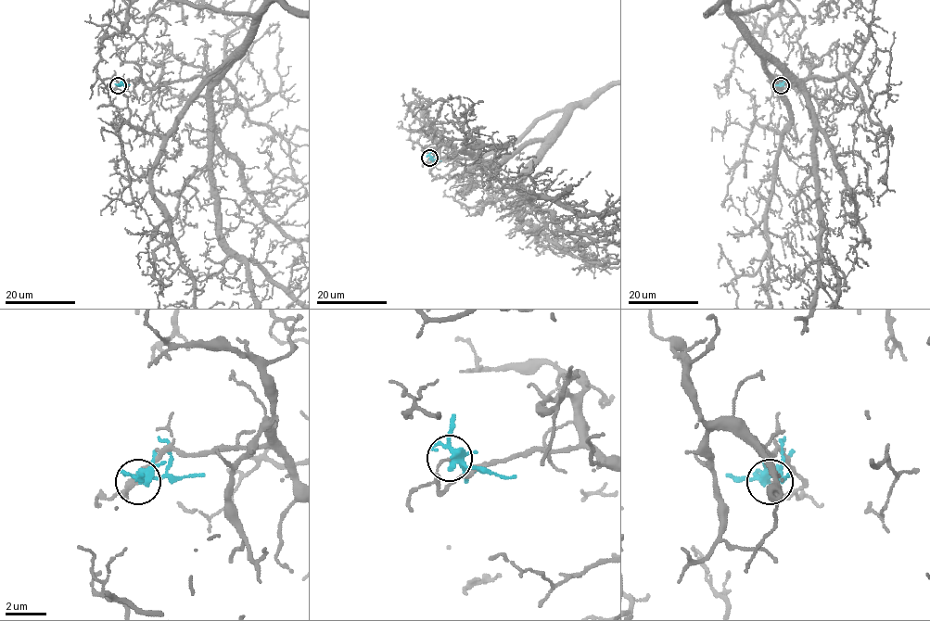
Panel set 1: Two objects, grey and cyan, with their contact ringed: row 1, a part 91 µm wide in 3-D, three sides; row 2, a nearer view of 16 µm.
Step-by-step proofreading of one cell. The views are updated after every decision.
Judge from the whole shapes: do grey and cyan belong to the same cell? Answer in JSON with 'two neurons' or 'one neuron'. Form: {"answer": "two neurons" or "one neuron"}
{"answer": "two neurons"}

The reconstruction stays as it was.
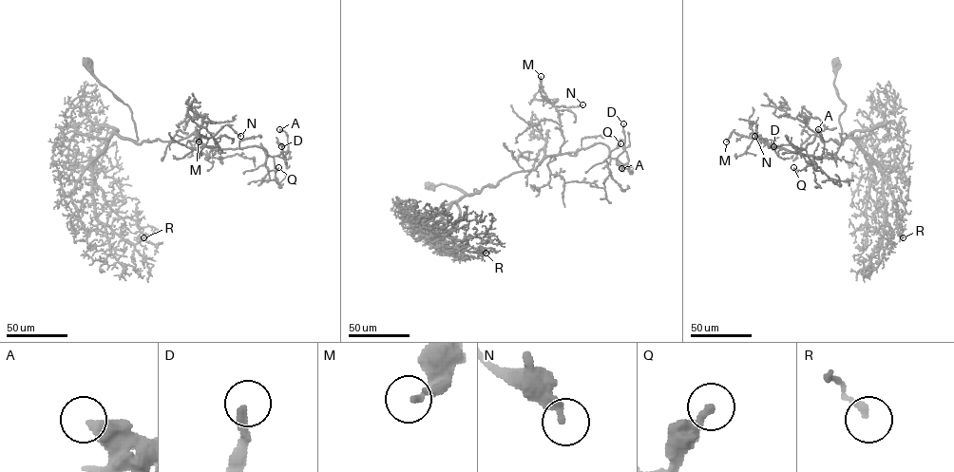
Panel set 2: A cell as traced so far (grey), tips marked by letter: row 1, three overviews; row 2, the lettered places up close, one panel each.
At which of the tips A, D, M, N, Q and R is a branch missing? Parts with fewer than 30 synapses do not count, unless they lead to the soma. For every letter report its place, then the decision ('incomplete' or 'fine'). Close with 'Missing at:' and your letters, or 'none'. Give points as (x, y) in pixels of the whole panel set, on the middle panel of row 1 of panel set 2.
A: place (621, 168); fine
D: place (623, 123); incomplete
M: place (541, 76); fine
N: place (582, 104); fine
Q: place (620, 143); fine
R: place (486, 253); fine
Missing at: D

